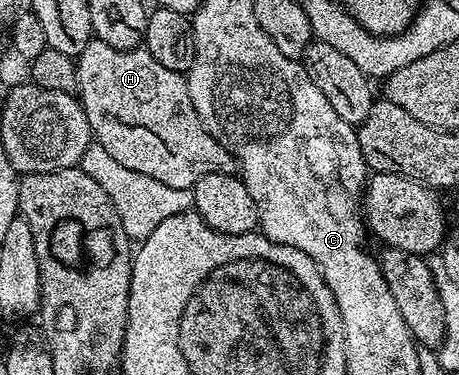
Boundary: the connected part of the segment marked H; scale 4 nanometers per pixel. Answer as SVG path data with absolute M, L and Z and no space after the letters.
M94 38L77 55L75 63L75 92L87 114L94 141L101 144L120 166L155 178L165 186L187 189L193 189L195 182L199 182L199 178L207 178L207 174L234 171L233 155L206 130L199 114L195 114L195 106L189 97L188 79L182 73L167 70L167 66L155 62L144 46L120 52L107 46L107 42Z

